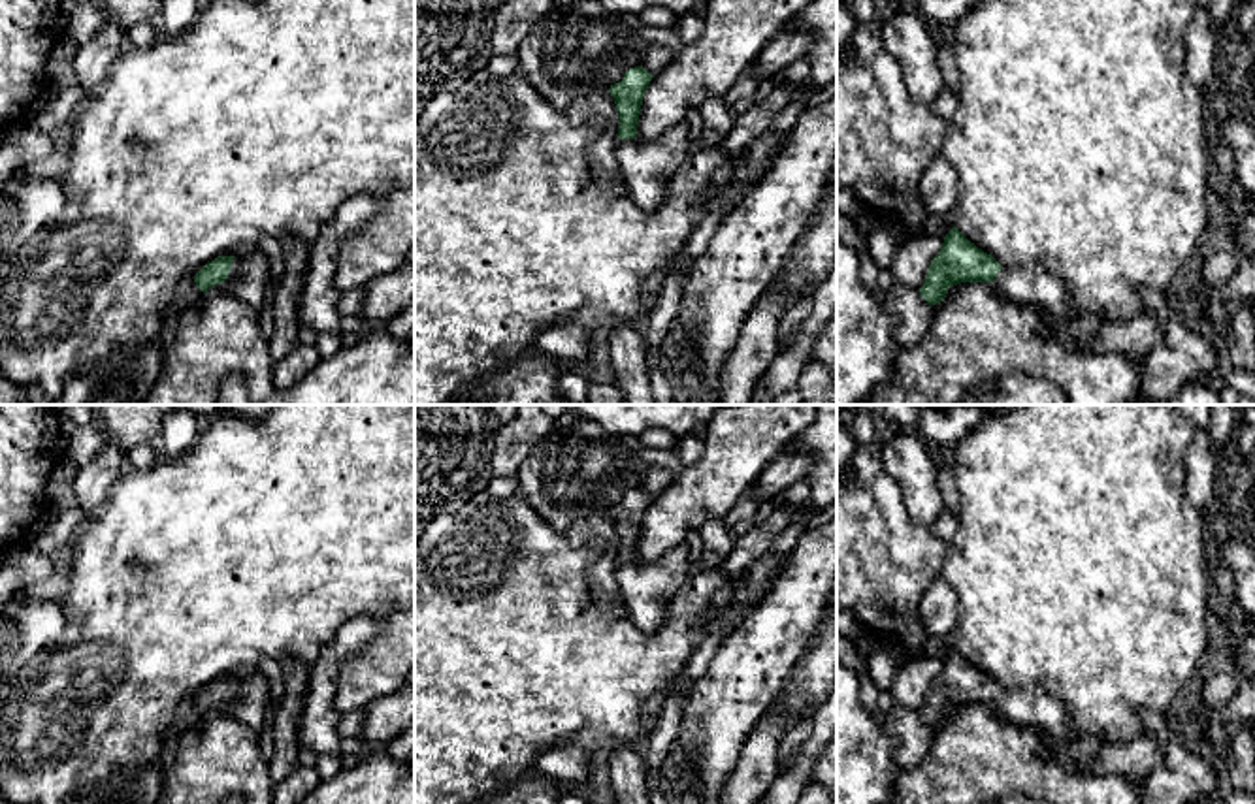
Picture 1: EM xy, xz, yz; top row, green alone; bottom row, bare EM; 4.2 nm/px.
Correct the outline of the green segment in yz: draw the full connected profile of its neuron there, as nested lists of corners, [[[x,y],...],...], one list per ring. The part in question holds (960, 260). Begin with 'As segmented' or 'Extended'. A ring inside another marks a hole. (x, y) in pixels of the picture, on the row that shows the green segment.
Extended. [[[953,226],[931,260],[920,294],[929,305],[937,305],[950,286],[961,282],[991,282],[999,297],[1035,309],[1051,335],[1076,350],[1091,345],[1106,322],[1097,316],[1076,316],[1067,305],[1061,282],[1042,267],[1002,267]]]

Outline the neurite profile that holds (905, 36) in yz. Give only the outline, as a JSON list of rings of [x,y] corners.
[[[901,8],[893,19],[882,23],[880,34],[886,51],[901,68],[910,98],[931,105],[944,79],[925,17],[916,8]]]

